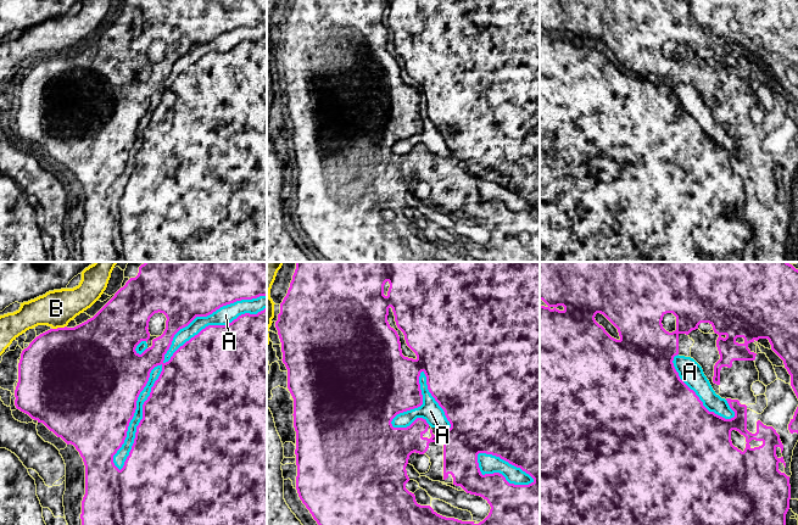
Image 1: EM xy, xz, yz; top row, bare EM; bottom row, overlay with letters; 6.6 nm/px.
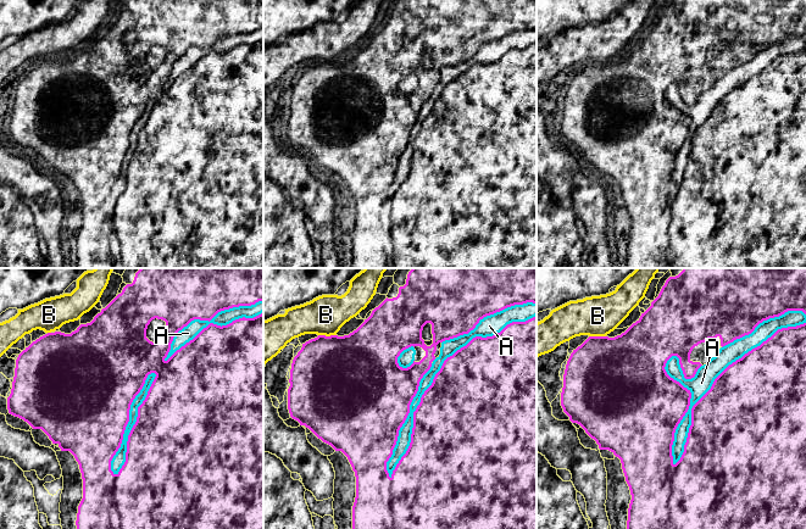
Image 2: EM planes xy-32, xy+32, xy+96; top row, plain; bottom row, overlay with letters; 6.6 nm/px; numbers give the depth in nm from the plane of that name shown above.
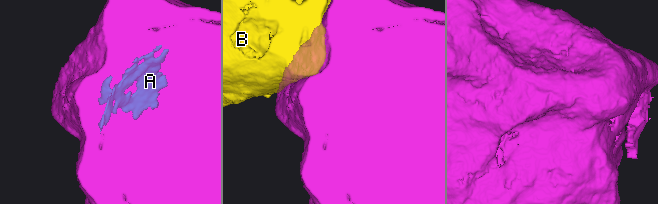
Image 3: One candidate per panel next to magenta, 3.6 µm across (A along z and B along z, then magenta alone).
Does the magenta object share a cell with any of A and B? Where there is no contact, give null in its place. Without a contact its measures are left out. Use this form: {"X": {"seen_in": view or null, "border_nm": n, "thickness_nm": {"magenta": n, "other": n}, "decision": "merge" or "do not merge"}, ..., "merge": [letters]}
{"A": {"seen_in": "xy", "border_nm": 1500, "thickness_nm": {"magenta": 420, "other": 90}, "decision": "merge"}, "B": {"seen_in": "xy", "border_nm": 100, "thickness_nm": {"magenta": 500, "other": 240}, "decision": "do not merge"}, "merge": ["A"]}

